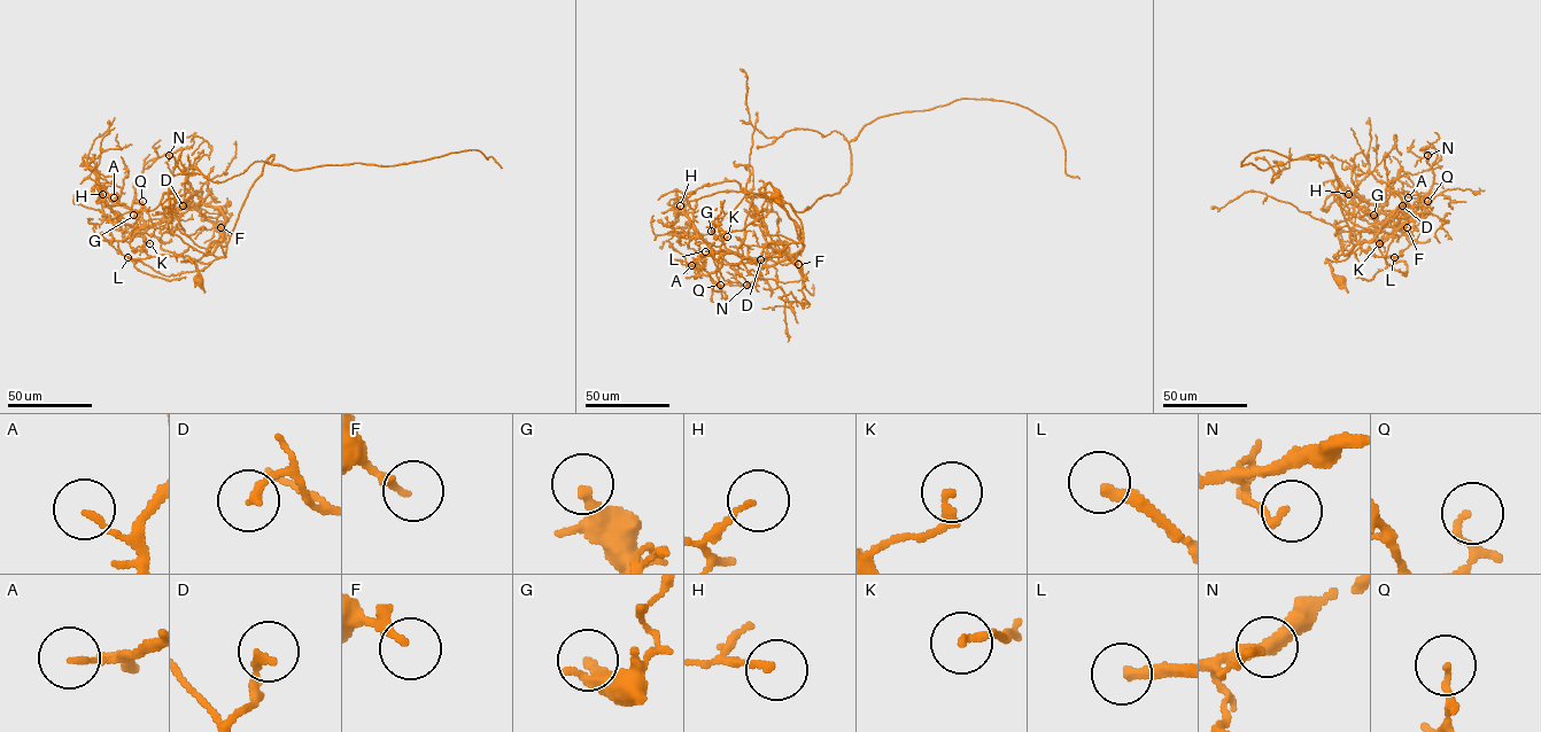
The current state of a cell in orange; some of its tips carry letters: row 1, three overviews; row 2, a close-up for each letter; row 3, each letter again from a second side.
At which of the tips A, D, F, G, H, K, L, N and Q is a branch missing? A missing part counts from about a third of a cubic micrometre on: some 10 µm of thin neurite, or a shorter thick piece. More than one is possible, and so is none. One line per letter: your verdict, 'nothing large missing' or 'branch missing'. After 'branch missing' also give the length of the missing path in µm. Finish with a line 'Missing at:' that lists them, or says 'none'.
A: nothing large missing
D: nothing large missing
F: branch missing | 15 µm
G: nothing large missing
H: nothing large missing
K: nothing large missing
L: branch missing | 100 µm
N: nothing large missing
Q: nothing large missing
Missing at: F, L

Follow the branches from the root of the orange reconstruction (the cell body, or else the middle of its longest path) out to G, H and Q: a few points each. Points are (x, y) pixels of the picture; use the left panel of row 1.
G: (199, 281), (196, 265), (182, 262), (211, 249), (224, 216), (186, 204), (138, 230), (133, 215)
H: (199, 281), (196, 265), (182, 262), (218, 240), (217, 210), (186, 204), (133, 226), (102, 194)
Q: (199, 281), (196, 265), (182, 262), (211, 249), (224, 216), (186, 204), (146, 225), (131, 208), (142, 201)

